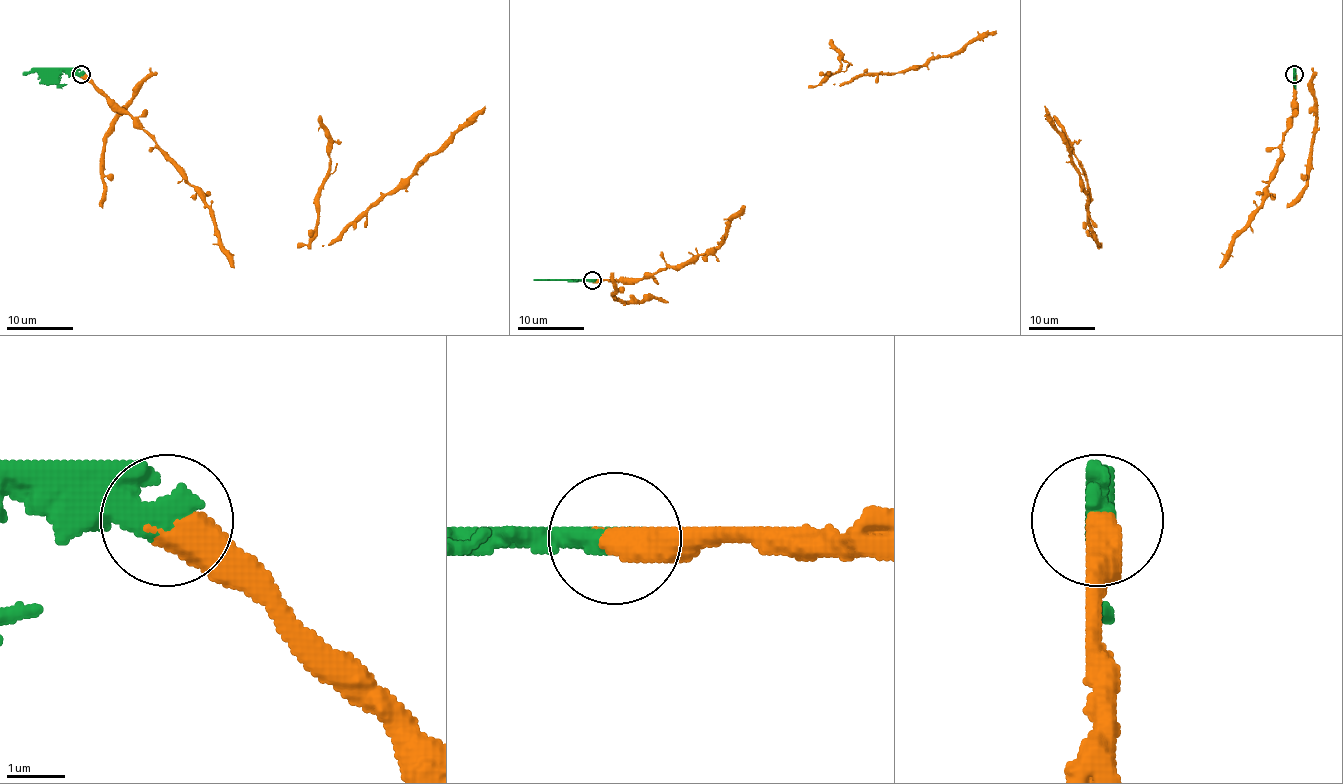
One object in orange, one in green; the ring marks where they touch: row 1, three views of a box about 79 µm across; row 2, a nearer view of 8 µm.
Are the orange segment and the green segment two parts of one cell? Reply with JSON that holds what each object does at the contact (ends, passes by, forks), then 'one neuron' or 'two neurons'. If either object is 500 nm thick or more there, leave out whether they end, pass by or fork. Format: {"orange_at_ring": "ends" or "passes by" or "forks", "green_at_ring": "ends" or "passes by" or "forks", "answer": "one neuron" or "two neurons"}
{"answer": "two neurons"}

